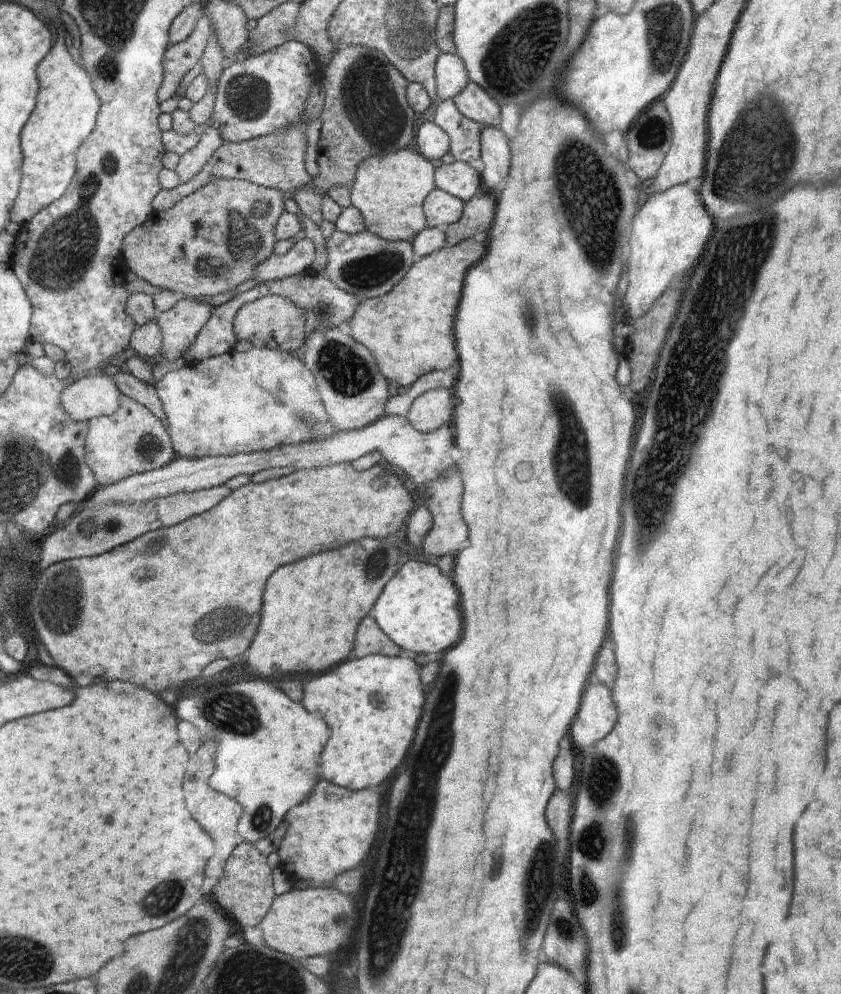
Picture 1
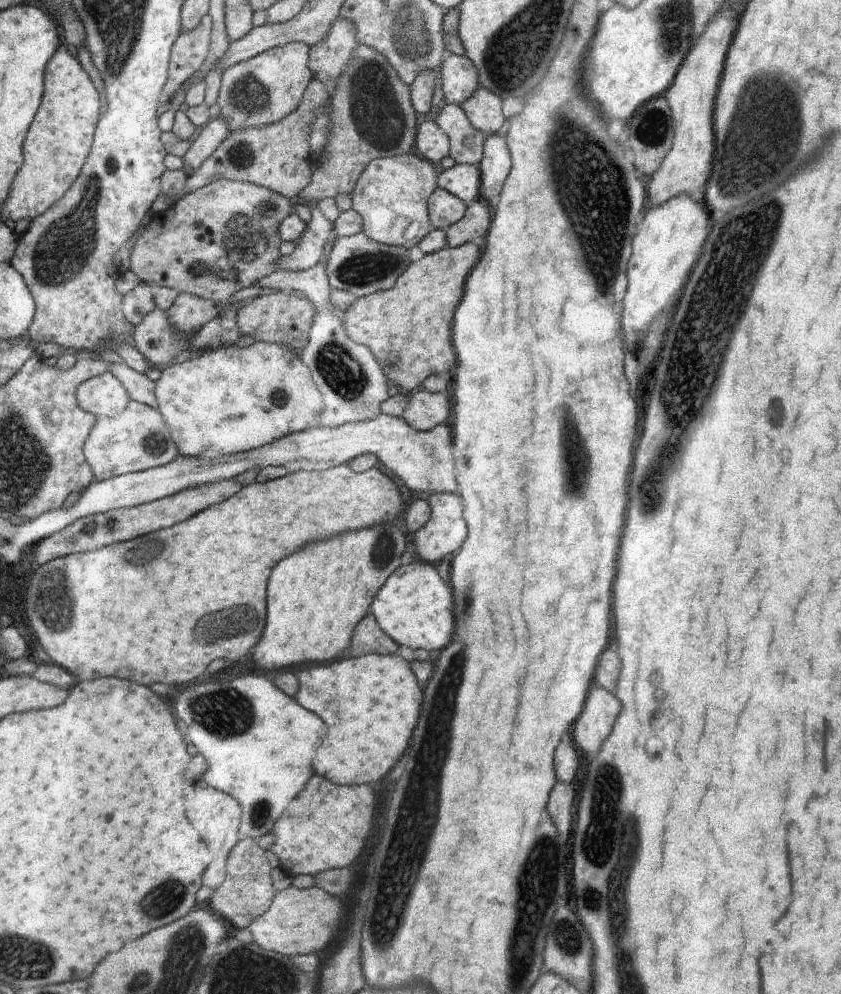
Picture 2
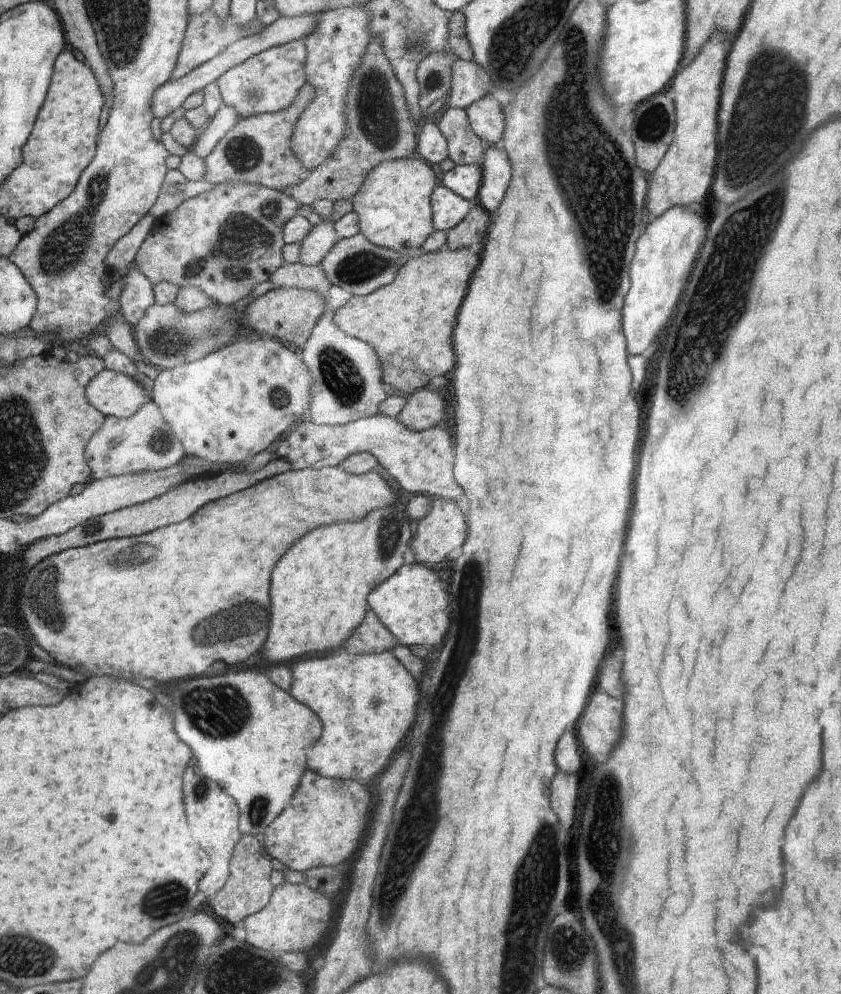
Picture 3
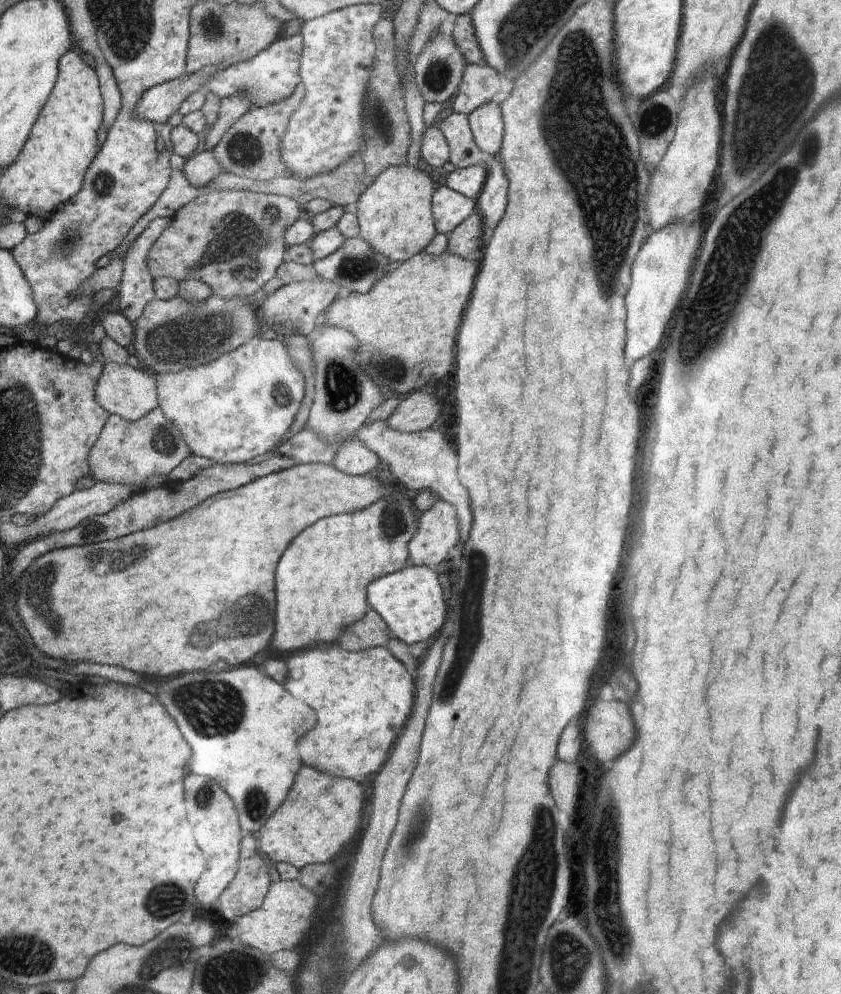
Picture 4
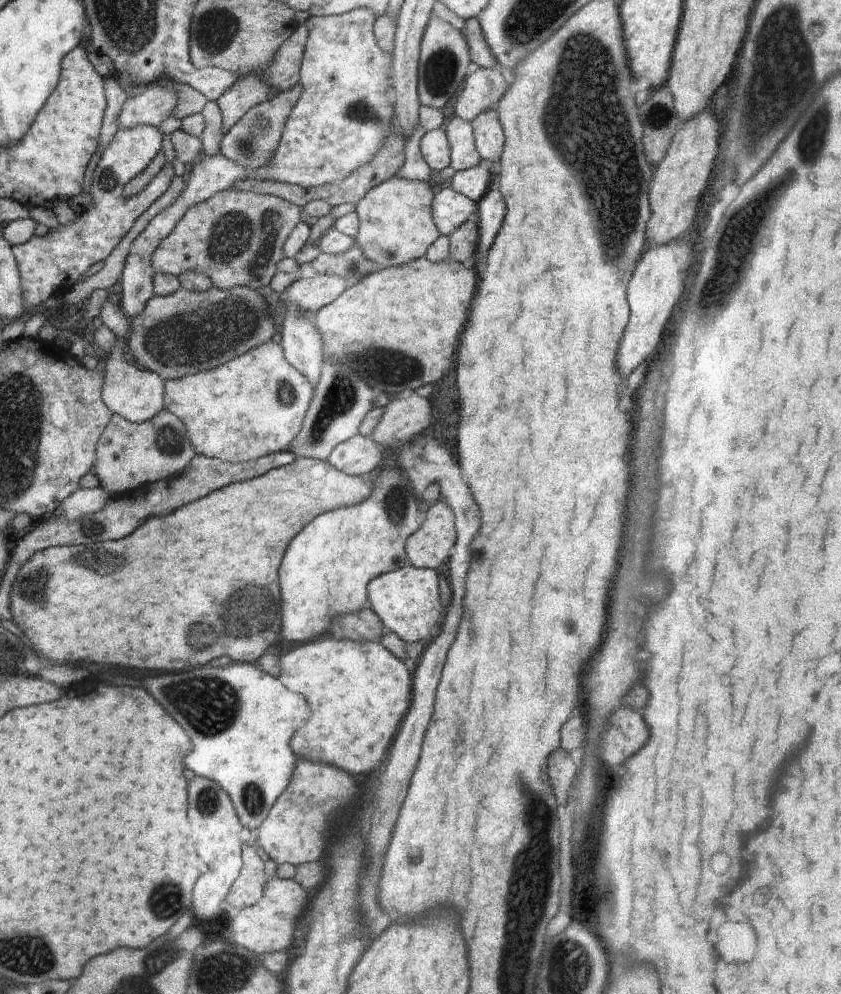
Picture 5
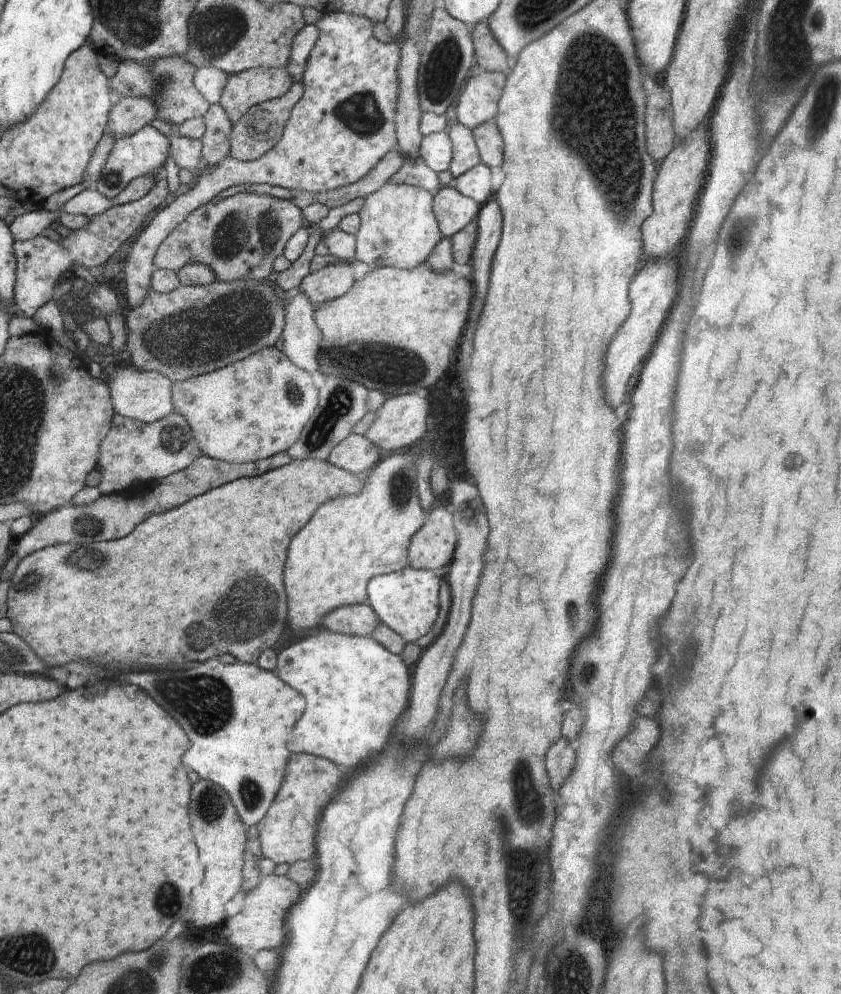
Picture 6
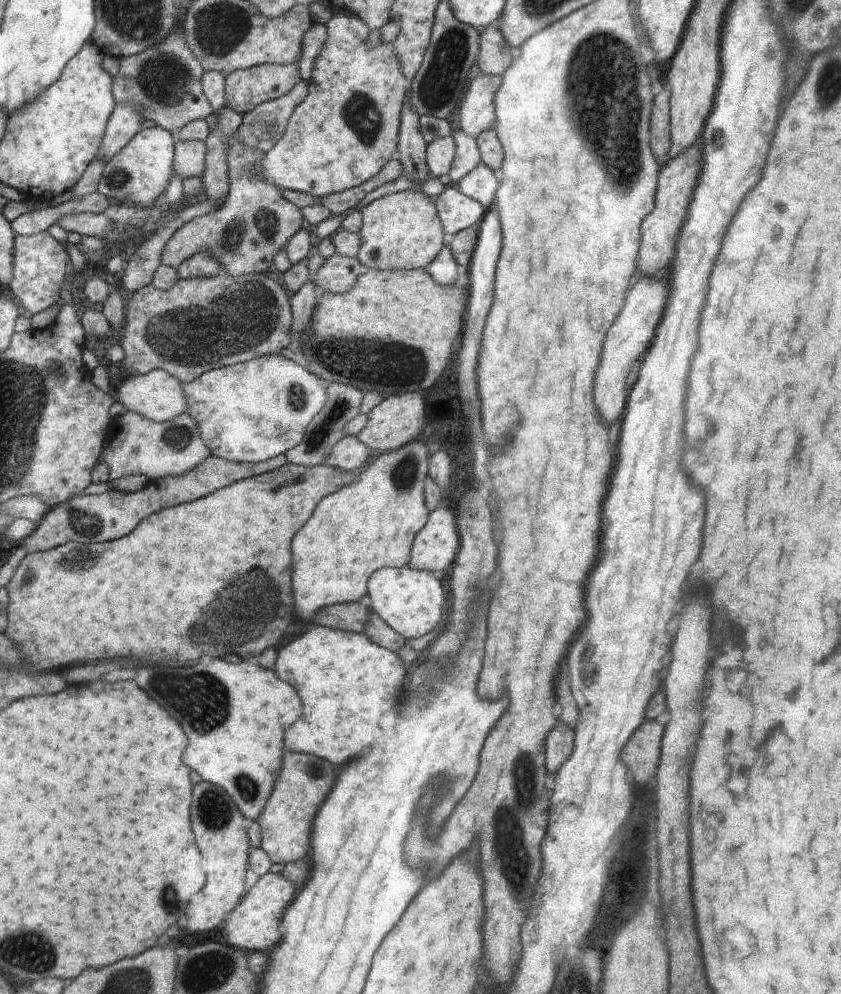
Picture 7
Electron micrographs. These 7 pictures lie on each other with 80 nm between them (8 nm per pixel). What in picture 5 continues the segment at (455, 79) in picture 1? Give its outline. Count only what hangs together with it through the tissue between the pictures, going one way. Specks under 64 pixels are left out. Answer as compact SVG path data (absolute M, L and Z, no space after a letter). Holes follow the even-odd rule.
M474 68L454 105L455 116L470 122L478 115L494 110L508 88L500 68Z

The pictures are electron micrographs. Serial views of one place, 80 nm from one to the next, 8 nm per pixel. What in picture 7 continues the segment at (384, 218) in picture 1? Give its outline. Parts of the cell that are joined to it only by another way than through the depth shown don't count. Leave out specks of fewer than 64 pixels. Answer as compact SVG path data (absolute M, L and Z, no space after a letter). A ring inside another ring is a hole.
M414 189L391 192L361 210L361 245L357 259L369 269L424 269L447 243L444 225L429 196Z

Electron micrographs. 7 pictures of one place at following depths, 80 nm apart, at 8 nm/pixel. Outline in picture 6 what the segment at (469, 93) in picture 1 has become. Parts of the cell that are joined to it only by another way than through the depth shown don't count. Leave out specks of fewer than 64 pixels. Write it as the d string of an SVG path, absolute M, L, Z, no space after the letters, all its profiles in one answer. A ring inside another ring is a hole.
M496 119L480 123L472 131L481 162L488 168L500 168L504 162L504 140Z

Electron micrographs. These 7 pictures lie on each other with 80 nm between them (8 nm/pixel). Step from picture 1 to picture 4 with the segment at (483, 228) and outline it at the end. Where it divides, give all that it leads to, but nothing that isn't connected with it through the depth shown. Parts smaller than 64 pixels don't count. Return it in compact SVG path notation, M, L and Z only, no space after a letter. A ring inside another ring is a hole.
M474 210L468 219L447 235L446 250L456 256L468 258L468 255L482 244L484 230L480 214Z

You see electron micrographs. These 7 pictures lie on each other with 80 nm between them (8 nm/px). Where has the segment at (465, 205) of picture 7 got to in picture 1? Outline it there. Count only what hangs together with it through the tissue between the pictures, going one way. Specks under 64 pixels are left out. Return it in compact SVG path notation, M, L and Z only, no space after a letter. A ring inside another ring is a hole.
M437 189L429 194L423 206L427 226L445 229L461 218L465 203L449 192Z

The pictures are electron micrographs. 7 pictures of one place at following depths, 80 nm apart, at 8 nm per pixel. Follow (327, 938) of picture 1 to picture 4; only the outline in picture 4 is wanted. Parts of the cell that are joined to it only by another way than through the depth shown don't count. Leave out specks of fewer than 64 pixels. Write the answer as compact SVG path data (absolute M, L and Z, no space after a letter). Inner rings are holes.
M281 880L271 884L260 908L242 915L234 926L233 935L245 945L271 955L280 950L294 950L304 934L312 928L312 916L318 910L318 898L300 881Z

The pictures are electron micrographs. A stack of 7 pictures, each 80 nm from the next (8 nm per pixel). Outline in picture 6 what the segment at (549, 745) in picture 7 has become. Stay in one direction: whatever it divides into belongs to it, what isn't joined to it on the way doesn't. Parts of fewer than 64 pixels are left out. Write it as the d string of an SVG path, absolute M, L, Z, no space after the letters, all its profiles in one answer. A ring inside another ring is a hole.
M566 737L554 743L546 754L546 770L553 782L555 791L570 776L576 762L577 742L570 742Z

